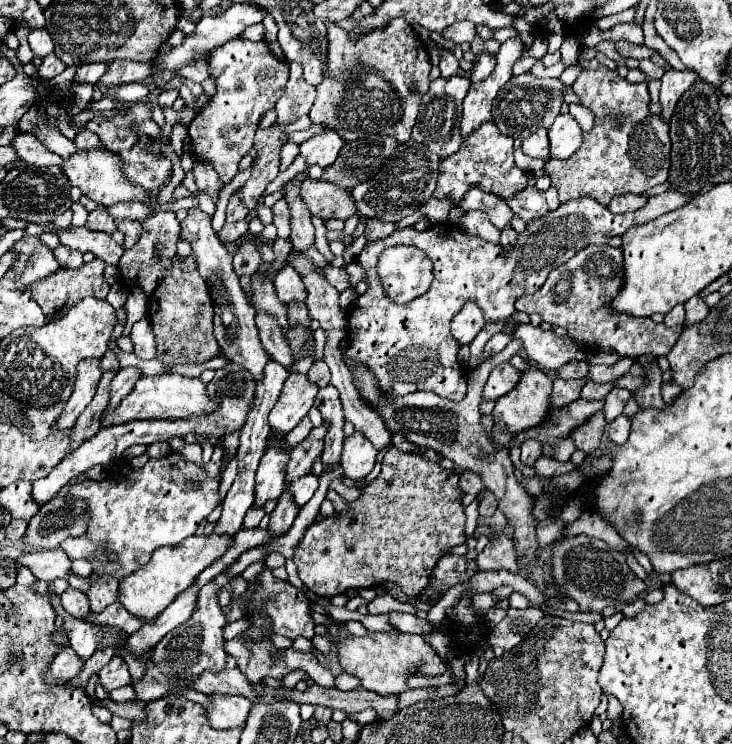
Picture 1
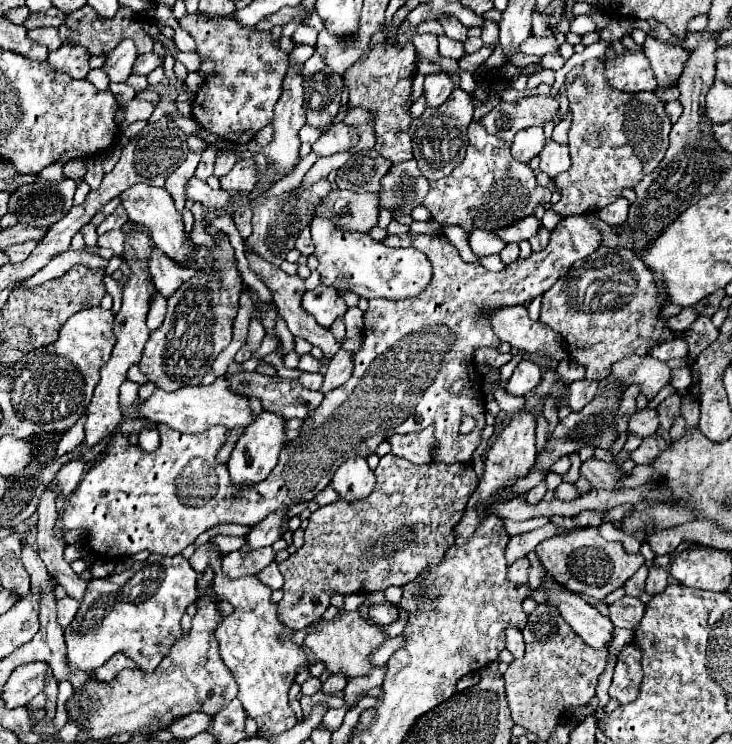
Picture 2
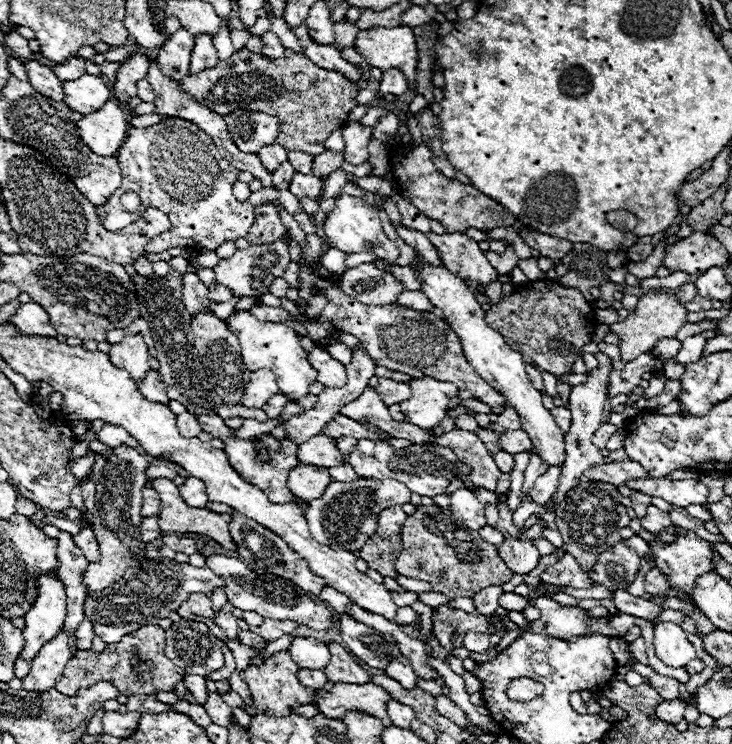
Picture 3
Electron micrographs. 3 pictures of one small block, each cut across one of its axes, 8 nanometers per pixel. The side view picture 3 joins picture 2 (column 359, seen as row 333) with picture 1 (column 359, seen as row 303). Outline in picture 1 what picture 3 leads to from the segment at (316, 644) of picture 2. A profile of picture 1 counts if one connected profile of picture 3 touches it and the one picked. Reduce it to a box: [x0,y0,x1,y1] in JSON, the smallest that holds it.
[336,632,448,696]

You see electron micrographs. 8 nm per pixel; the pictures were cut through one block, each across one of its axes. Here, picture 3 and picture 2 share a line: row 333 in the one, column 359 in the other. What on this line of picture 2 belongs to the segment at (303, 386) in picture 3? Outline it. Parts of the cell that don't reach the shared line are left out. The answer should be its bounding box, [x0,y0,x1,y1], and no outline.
[310,218,432,300]

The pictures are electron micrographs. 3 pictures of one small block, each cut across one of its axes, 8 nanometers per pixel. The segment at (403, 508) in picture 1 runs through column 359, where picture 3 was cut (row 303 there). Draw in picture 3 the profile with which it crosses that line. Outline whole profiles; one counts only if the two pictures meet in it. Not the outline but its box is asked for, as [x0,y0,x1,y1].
[486,280,596,376]

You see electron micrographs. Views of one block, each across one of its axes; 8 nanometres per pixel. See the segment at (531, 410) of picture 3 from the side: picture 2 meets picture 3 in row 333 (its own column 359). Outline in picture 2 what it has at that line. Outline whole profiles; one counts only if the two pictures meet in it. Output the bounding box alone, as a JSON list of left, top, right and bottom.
[330,456,374,500]

